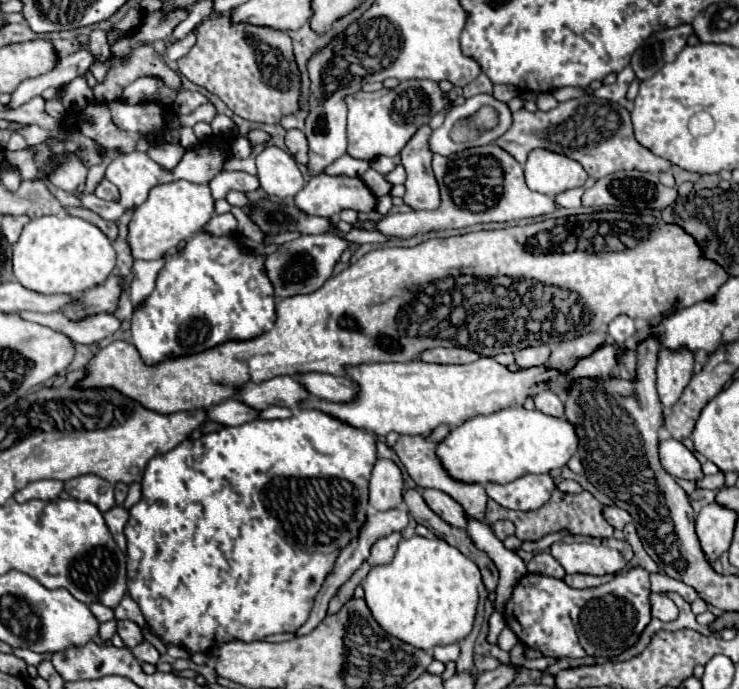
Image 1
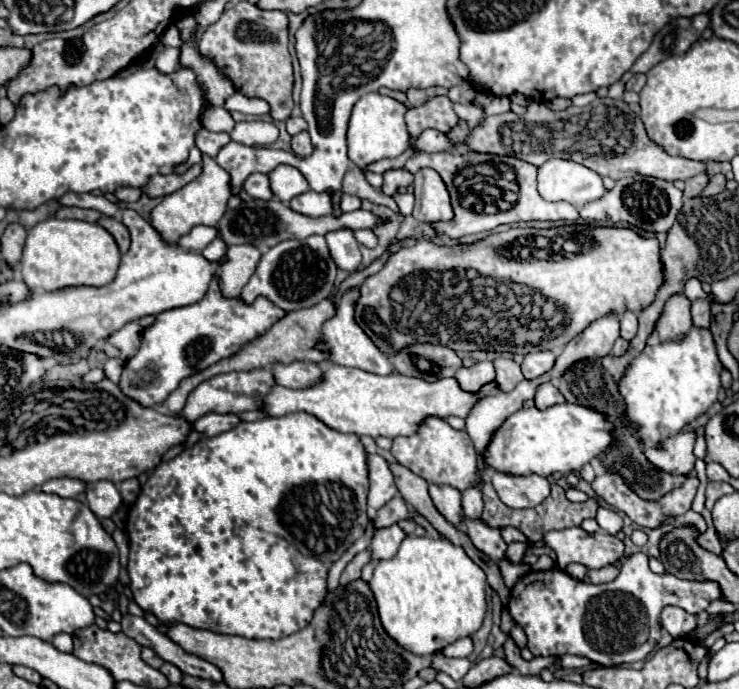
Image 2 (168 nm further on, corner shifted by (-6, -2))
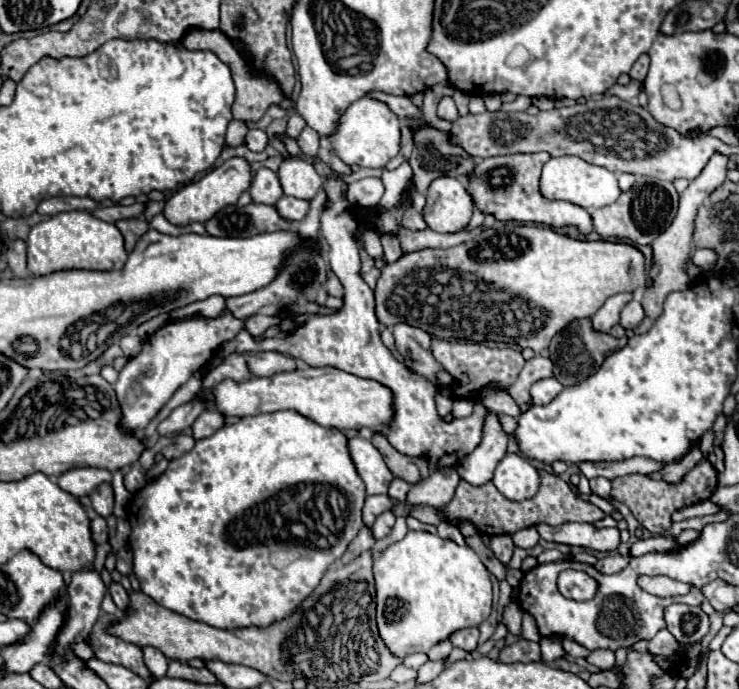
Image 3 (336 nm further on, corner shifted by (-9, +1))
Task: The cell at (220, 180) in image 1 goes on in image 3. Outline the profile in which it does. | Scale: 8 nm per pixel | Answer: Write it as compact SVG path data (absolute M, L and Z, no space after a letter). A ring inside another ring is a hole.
M261 167L253 177L253 185L251 185L249 193L251 193L255 203L275 205L283 197L283 189L279 185L277 173L273 173L267 167Z

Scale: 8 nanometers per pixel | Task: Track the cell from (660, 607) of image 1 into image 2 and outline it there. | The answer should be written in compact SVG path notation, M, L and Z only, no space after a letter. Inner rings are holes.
M666 606L662 610L662 628L668 630L674 638L688 636L696 628L696 616L676 606Z

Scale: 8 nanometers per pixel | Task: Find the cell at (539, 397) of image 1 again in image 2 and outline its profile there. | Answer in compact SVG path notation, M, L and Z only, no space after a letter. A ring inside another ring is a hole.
M544 384L544 386L540 386L540 390L536 392L536 408L538 410L546 410L546 408L550 408L550 406L556 406L556 404L564 404L566 400L564 400L564 396L560 394L560 390L554 386L554 384Z

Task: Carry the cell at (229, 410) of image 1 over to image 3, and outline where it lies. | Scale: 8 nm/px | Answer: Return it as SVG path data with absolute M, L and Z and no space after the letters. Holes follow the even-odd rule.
M203 411L195 423L191 425L191 431L193 431L193 439L205 439L205 437L211 437L217 429L223 427L223 415L215 415L215 411Z

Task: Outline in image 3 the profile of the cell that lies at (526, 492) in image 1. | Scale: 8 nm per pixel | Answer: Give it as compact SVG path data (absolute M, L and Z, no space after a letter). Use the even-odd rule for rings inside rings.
M507 453L499 461L491 481L507 499L513 501L529 499L539 489L537 469L517 453Z

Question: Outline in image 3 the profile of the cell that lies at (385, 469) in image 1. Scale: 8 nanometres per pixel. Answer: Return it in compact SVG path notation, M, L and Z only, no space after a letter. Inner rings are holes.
M361 437L349 439L347 447L355 469L367 487L367 495L387 493L387 487L393 475L387 469L383 455L367 439L361 439Z

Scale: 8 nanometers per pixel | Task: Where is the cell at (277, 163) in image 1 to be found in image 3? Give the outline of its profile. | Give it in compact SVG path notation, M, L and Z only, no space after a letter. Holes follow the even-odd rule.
M285 159L277 171L285 195L311 201L323 187L323 177L303 159Z

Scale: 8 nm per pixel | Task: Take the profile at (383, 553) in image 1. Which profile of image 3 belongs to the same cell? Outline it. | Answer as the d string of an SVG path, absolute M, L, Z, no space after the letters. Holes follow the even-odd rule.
M383 511L383 513L375 519L371 531L373 531L375 539L383 539L385 535L389 535L389 531L391 531L393 525L395 525L395 515L393 515L393 511Z

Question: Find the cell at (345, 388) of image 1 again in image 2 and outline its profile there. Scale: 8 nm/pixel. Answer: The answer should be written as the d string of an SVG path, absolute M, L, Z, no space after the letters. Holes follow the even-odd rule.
M292 362L292 364L274 364L274 378L280 386L288 388L304 388L304 386L316 386L324 372L318 364L312 362Z

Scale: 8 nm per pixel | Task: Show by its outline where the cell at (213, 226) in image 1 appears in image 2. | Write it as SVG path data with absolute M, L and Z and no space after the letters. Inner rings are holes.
M196 226L190 234L182 236L178 244L180 244L182 248L186 248L186 250L200 252L200 250L204 250L218 234L220 234L220 232L218 232L216 226L212 226L212 228L210 228L210 226Z

